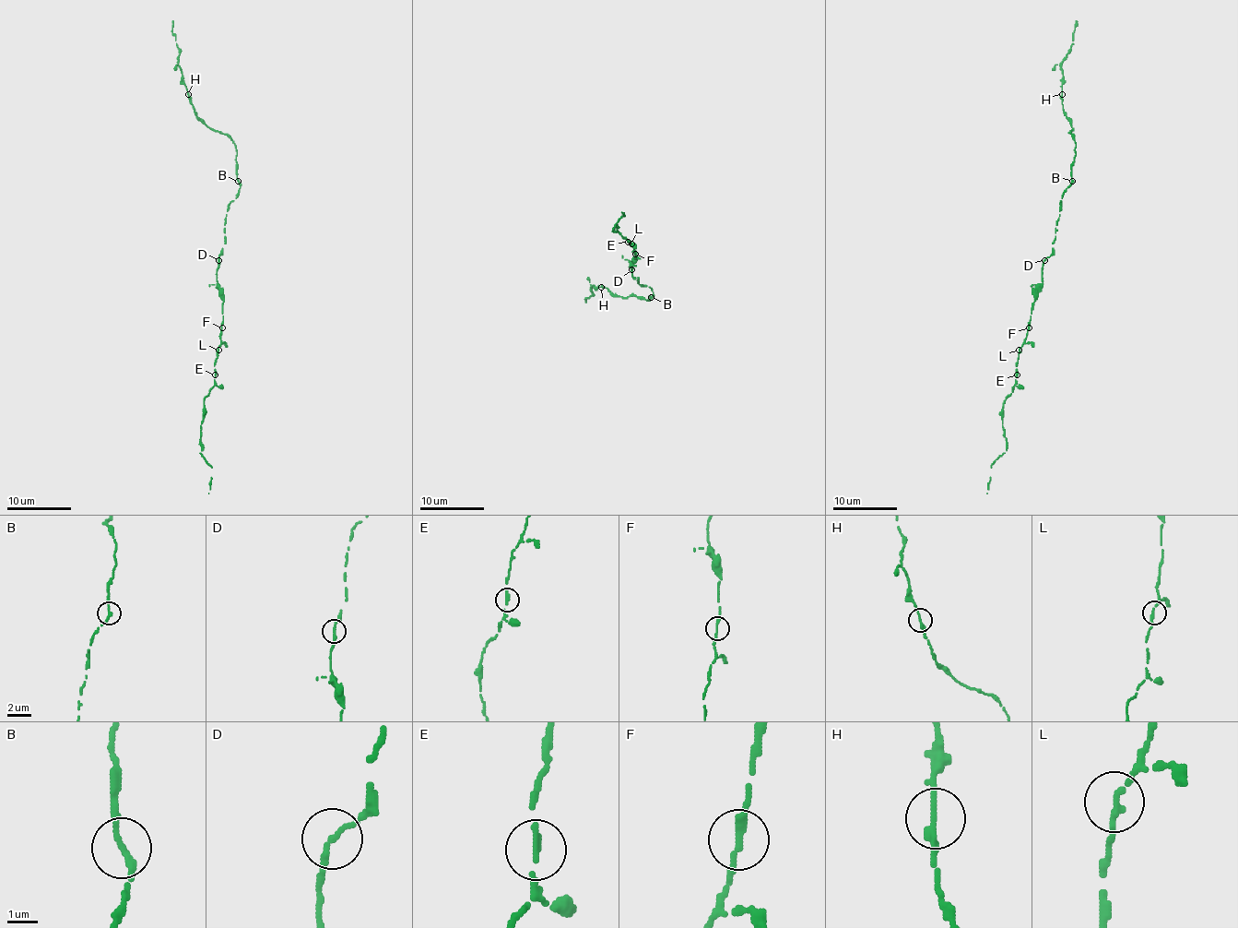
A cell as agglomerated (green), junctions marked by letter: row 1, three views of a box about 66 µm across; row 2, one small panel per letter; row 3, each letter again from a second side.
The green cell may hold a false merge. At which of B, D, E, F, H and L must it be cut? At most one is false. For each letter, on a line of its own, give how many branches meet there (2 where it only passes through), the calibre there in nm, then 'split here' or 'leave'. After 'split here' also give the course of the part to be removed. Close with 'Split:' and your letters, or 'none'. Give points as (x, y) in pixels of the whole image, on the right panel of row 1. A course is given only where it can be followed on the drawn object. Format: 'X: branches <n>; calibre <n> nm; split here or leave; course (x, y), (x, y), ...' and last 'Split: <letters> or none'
B: branches 2; calibre 200 nm; leave
D: branches 2; calibre 200 nm; leave
E: branches 2; calibre 200 nm; leave
F: branches 2; calibre 240 nm; leave
H: branches 2; calibre 240 nm; leave
L: branches 2; calibre 200 nm; leave
Split: none

